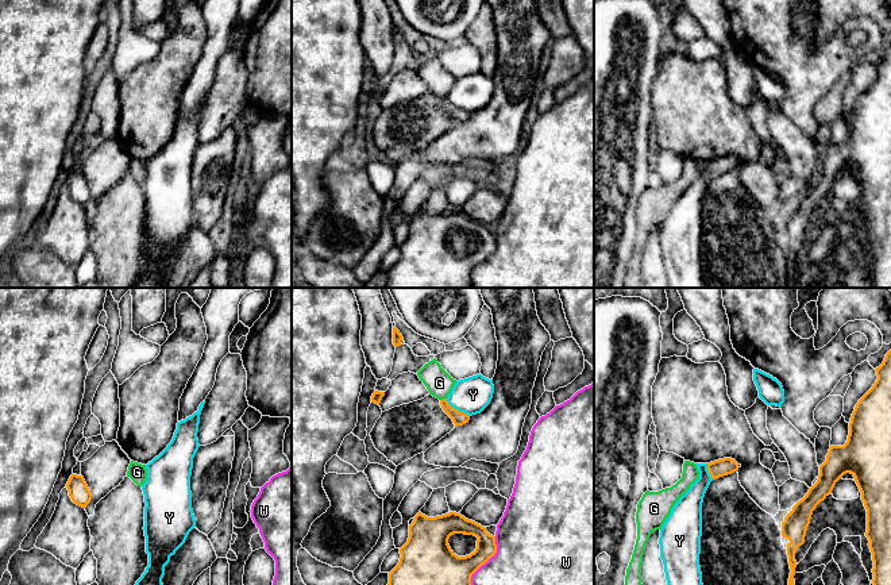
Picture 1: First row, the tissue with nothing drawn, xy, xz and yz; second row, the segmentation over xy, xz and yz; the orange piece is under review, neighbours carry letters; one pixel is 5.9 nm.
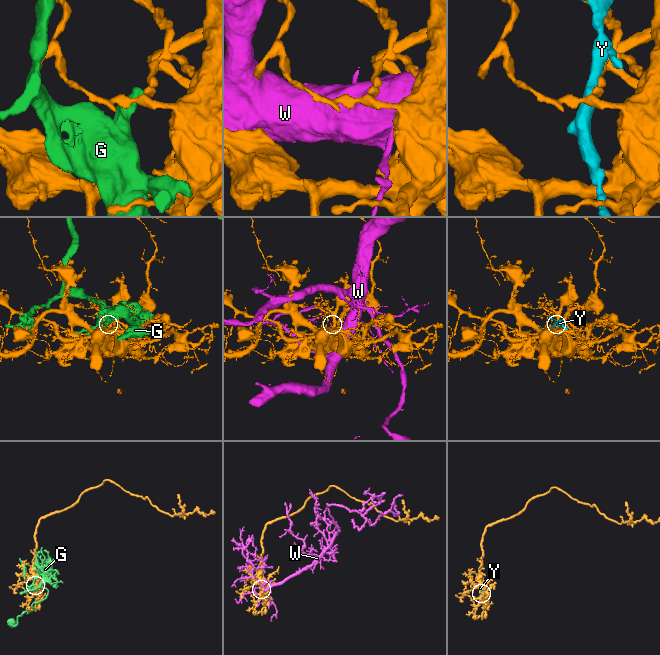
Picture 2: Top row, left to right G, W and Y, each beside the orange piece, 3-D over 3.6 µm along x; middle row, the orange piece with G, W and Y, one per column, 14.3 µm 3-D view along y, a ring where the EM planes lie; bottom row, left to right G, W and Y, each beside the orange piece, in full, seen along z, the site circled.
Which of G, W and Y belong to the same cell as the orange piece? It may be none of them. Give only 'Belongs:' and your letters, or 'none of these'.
Belongs: none of these

